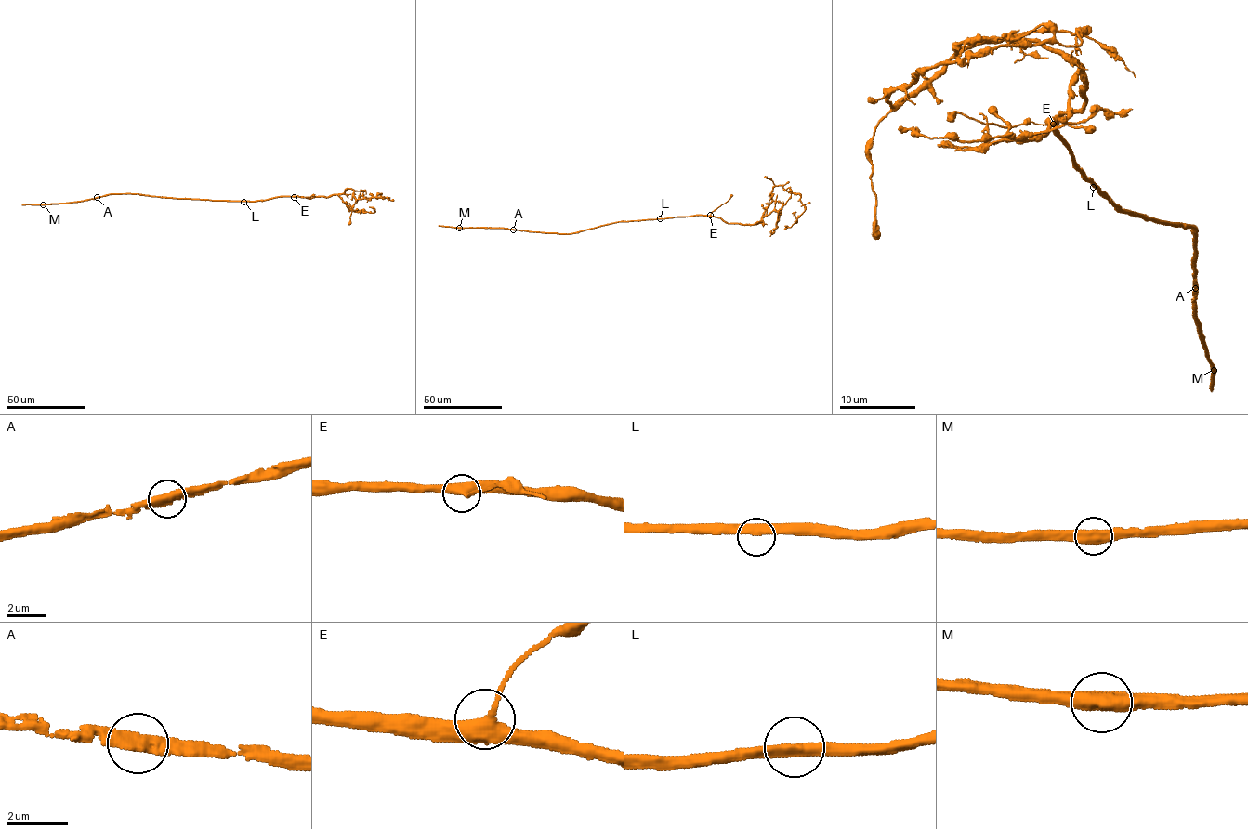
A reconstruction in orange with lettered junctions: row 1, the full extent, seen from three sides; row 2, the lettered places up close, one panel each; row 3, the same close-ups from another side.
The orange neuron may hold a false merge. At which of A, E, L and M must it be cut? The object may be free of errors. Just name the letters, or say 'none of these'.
none of these

